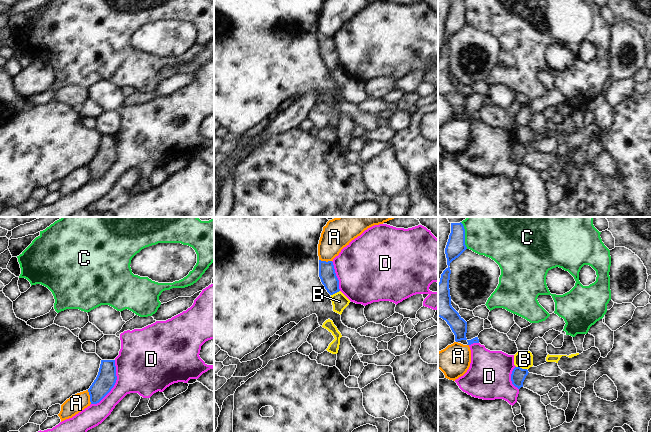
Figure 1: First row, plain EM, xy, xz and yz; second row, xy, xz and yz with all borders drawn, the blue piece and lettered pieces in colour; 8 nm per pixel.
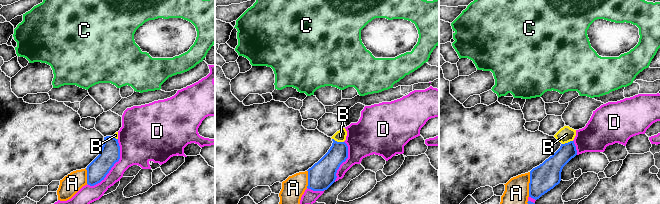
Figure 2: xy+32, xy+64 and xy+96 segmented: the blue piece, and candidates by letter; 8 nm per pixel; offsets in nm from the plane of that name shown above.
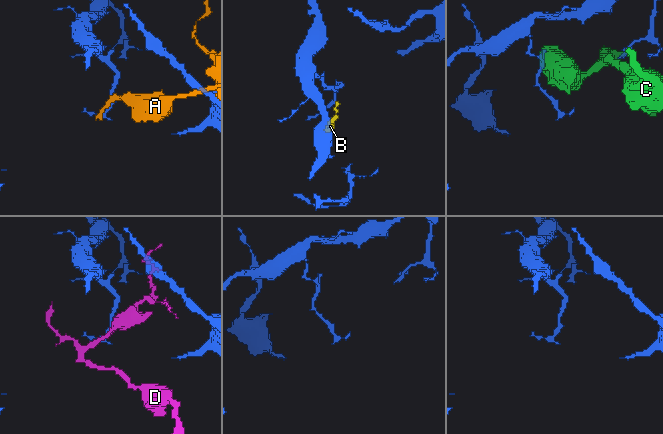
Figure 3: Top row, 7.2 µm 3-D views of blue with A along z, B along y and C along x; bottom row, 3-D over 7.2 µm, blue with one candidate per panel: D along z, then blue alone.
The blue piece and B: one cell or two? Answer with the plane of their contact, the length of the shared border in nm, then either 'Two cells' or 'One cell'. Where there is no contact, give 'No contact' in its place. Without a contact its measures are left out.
Touches blue in yz. Shared border 90 nm. Two cells.

